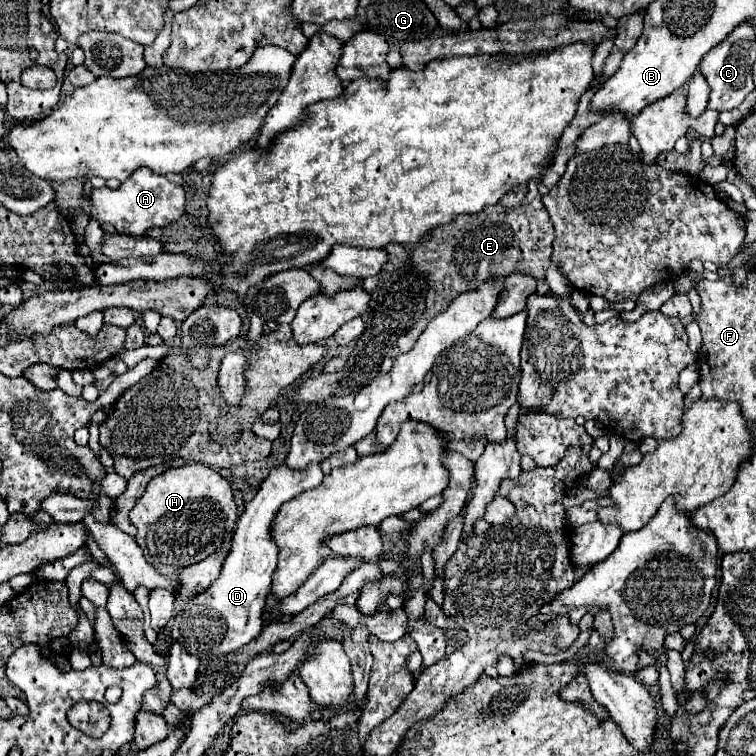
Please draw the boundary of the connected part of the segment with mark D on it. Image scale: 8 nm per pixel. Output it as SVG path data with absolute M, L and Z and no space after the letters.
M277 466L271 470L271 474L263 480L261 488L257 490L257 494L253 496L251 502L247 502L245 512L241 514L241 518L237 520L235 526L235 534L233 534L233 546L229 556L223 562L223 570L219 574L219 578L201 594L197 594L195 598L187 600L187 604L183 606L183 610L175 616L175 624L173 624L173 640L181 644L181 648L189 650L191 644L187 642L221 642L221 654L229 654L239 650L241 646L245 646L247 642L251 642L253 638L257 638L261 634L263 628L263 612L265 612L265 598L269 596L269 588L271 588L271 576L277 568L277 546L271 540L271 518L273 514L279 510L279 506L295 496L299 496L305 490L317 488L323 482L325 474L321 470L321 466L309 466L307 470L303 470L303 474L295 472L295 470L287 470L287 466Z

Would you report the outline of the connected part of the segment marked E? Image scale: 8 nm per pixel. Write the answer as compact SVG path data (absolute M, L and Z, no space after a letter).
M535 180L529 182L529 192L519 208L505 208L495 204L487 206L479 214L463 214L453 218L449 224L433 228L415 244L411 260L415 260L419 270L427 274L427 308L419 322L397 340L401 352L411 350L429 320L441 314L459 294L475 290L489 280L507 278L513 272L533 276L537 282L545 280L545 270L551 264L549 256L555 230L541 202L541 194L537 192L537 184L539 182Z

